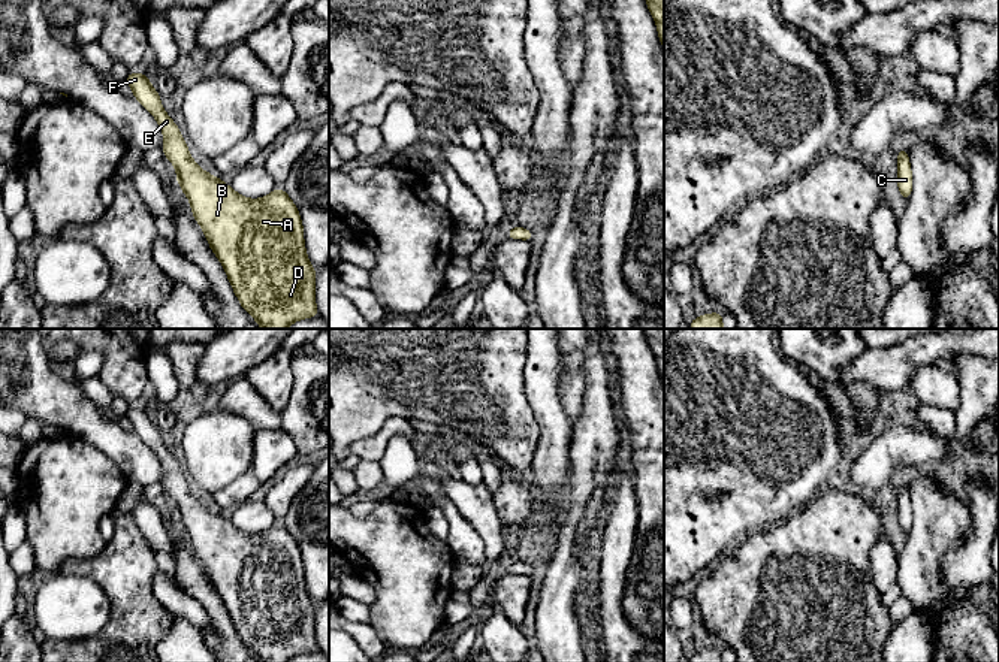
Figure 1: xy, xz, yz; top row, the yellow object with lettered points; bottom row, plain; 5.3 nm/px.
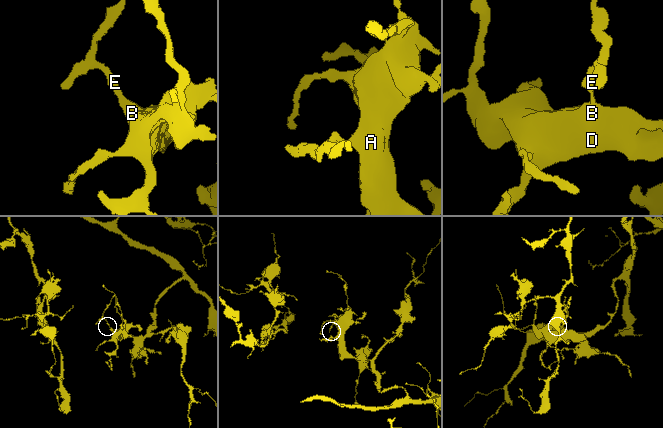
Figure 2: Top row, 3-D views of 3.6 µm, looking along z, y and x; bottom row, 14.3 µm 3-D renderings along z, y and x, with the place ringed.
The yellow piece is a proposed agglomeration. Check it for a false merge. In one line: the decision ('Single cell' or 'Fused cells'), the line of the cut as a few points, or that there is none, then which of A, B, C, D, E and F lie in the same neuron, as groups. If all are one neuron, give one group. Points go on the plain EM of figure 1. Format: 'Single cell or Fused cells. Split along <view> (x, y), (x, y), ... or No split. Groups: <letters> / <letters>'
Single cell. No split. Groups: A B C D E F

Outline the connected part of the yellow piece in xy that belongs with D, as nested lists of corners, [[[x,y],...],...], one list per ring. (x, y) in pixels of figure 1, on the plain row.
[[[129,408],[126,417],[133,432],[157,454],[163,466],[162,484],[176,504],[176,517],[188,532],[194,554],[202,562],[209,583],[223,599],[230,620],[260,662],[289,662],[302,653],[319,652],[316,641],[316,604],[311,601],[301,550],[283,523],[262,533],[239,530],[220,513],[193,496],[178,460],[165,447],[160,429],[144,408]]]

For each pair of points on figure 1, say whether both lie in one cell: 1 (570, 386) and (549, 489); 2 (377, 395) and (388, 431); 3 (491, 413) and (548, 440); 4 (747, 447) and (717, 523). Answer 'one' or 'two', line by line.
1: two
2: two
3: two
4: one

